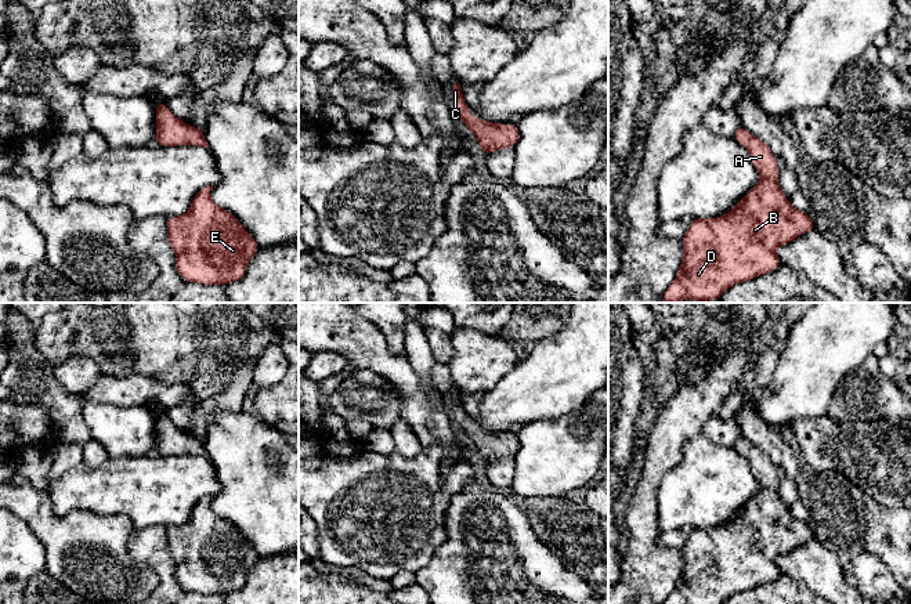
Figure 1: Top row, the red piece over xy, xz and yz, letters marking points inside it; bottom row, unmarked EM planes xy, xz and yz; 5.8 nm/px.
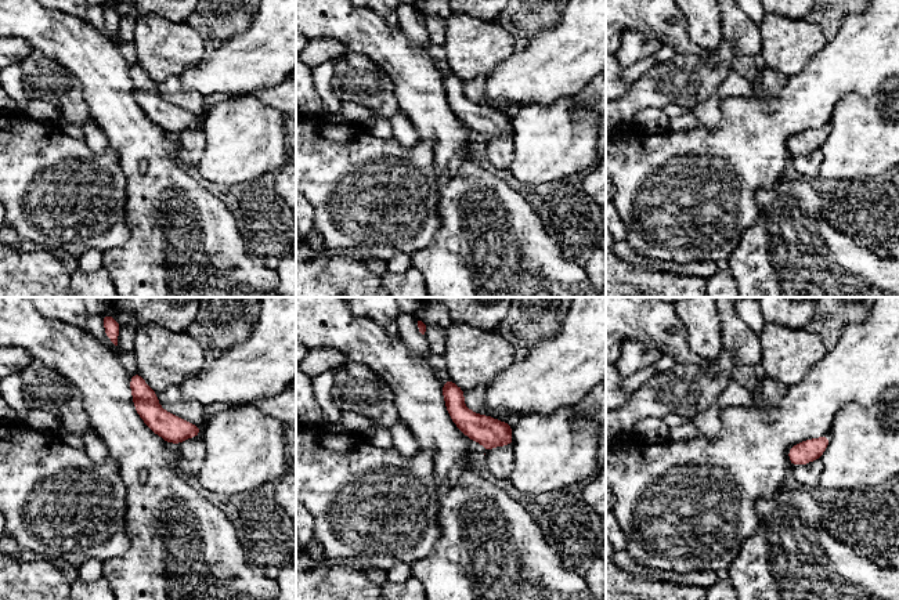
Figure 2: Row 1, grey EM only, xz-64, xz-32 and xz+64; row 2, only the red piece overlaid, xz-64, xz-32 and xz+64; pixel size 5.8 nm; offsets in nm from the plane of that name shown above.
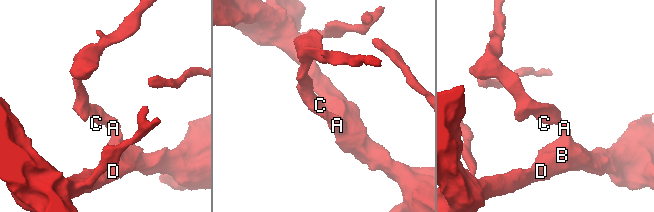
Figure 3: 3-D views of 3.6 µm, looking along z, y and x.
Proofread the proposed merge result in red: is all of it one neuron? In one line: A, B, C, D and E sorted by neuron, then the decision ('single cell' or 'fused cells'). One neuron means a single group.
A B C D E | single cell

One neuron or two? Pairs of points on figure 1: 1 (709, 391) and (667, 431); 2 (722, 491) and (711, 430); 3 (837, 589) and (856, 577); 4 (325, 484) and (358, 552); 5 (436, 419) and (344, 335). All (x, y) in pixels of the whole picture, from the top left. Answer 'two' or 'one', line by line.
1: one
2: two
3: two
4: one
5: one

